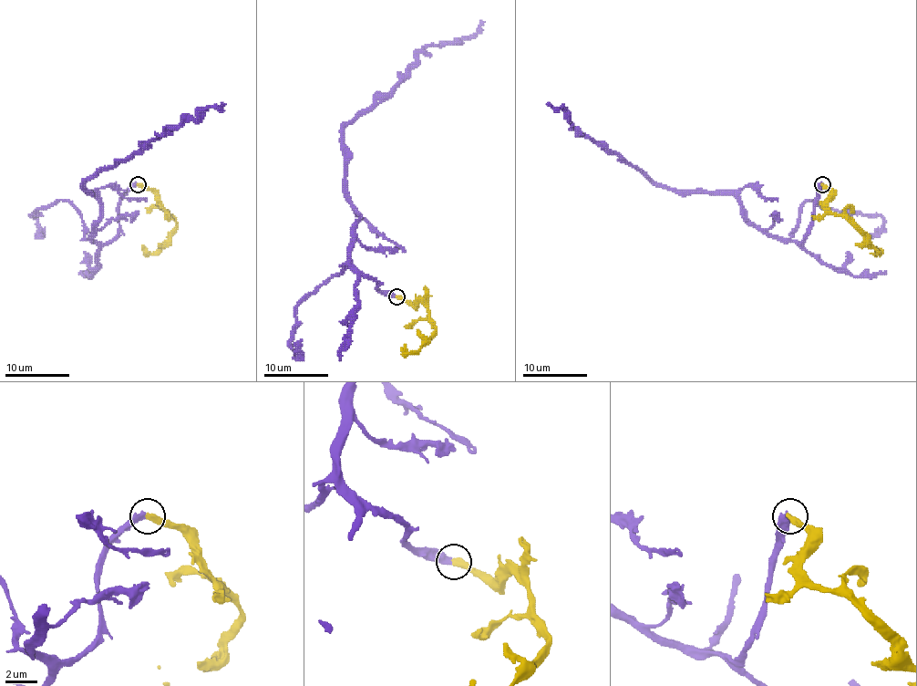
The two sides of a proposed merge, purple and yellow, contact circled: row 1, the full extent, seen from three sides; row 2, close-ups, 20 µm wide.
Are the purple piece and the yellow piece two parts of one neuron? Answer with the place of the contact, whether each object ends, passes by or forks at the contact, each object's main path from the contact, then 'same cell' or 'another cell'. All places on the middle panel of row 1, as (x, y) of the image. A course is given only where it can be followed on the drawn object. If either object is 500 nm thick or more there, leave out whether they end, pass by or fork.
at (396, 296); purple ends there; yellow ends there; purple runs (396, 297), (350, 258), (358, 213), (345, 179), (344, 129), (428, 46), (460, 43), (481, 20); yellow runs (397, 297), (412, 304), (422, 302), (428, 310), (428, 318), (435, 325), (435, 333), (415, 352), (400, 348); same cell

